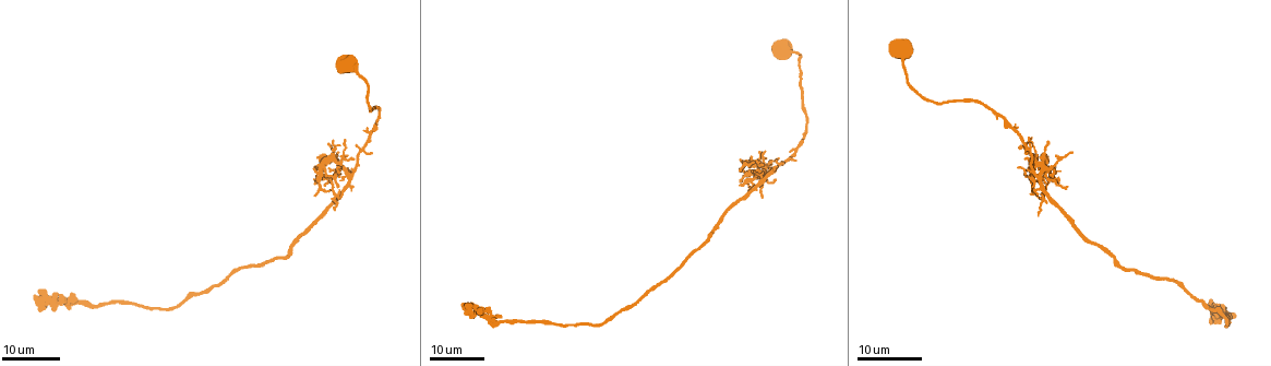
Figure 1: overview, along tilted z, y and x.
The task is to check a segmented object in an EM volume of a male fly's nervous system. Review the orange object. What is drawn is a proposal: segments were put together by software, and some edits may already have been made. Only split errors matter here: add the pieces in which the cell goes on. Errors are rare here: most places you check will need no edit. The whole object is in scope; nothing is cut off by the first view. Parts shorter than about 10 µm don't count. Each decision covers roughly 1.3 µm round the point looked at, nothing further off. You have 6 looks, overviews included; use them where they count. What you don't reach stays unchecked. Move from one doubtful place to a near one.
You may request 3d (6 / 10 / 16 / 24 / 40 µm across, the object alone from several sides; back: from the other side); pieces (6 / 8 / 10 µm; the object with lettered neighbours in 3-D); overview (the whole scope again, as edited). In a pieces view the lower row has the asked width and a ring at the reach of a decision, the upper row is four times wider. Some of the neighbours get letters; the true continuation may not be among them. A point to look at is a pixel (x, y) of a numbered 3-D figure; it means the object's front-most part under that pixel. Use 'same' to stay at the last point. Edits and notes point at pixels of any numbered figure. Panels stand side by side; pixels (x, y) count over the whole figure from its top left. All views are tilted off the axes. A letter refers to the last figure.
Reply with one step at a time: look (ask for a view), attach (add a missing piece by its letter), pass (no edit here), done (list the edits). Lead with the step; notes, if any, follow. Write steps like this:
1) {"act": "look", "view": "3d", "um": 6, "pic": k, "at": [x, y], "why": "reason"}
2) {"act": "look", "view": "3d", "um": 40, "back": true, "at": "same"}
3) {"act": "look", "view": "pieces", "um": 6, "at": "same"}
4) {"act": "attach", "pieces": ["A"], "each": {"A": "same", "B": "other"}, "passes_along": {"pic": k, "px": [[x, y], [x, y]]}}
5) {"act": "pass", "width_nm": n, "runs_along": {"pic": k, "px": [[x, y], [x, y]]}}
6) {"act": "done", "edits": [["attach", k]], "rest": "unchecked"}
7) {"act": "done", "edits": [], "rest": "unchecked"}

{"act": "look", "view": "3d", "um": 24, "pic": 1, "at": [337, 185], "why": "tapers out"}

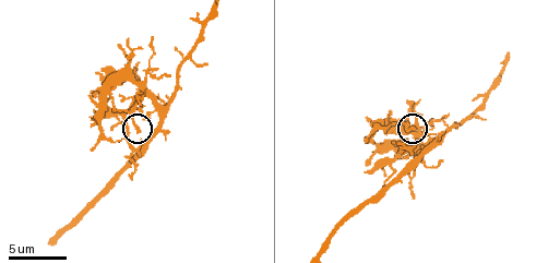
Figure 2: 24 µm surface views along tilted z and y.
{"act": "look", "view": "pieces", "um": 6, "pic": 2, "at": [412, 127]}

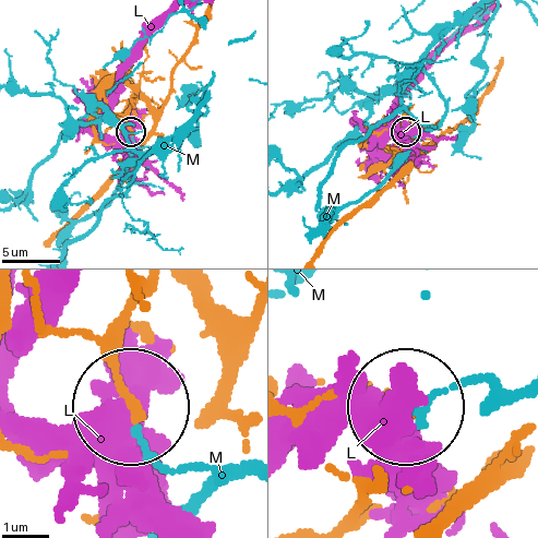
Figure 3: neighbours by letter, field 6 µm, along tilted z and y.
{"act": "pass", "each": {"L": "other", "M": "other"}, "runs_along": {"pic": 3, "px": [[210, 12], [166, 102], [154, 109], [136, 93], [129, 130]]}, "found": "none of them fits"}

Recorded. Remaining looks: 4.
{"act": "look", "view": "pieces", "um": 10, "pic": 2, "at": [367, 173], "why": "branch stops here"}

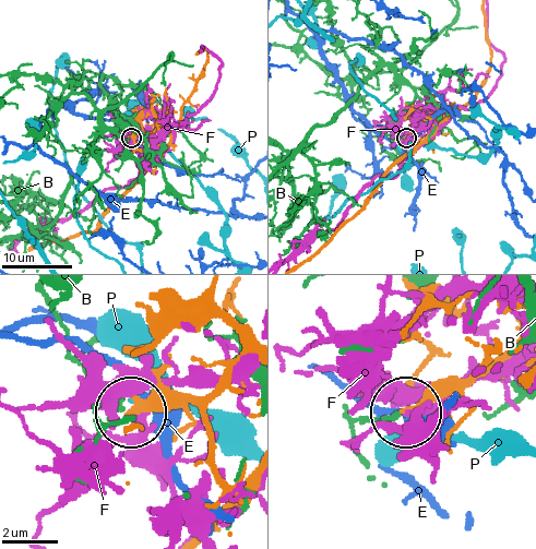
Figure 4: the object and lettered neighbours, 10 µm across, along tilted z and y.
{"act": "pass", "width_nm": 290, "each": {"B": "other", "E": "other", "F": "other", "P": "other"}, "found": "no lettered piece goes on from it"}

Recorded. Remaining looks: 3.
{"act": "look", "view": "3d", "um": 16, "pic": 1, "at": [34, 296], "why": "an open end"}

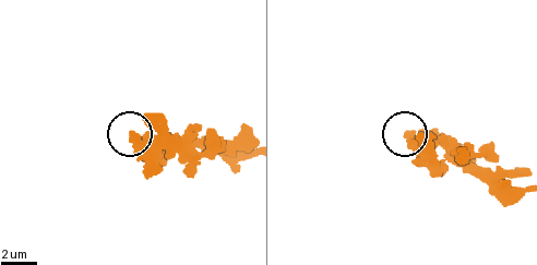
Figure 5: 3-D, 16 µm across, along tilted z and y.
{"act": "look", "view": "pieces", "um": 8, "pic": 5, "at": [133, 134]}

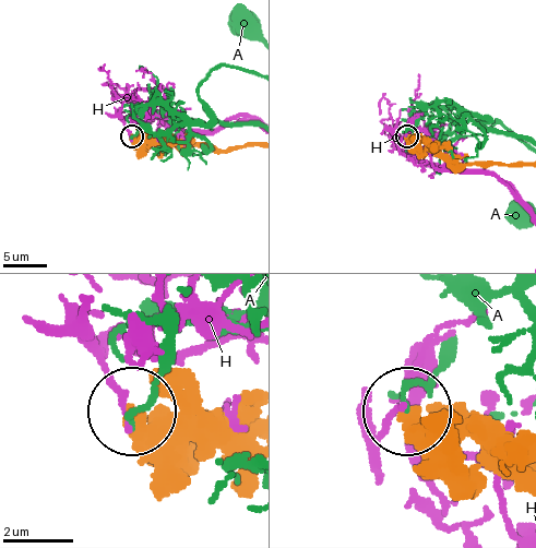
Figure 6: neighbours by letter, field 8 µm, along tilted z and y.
{"act": "pass", "each": {"A": "other", "H": "other"}, "runs_along": {"pic": 6, "px": [[526, 166], [450, 164], [407, 138]]}, "found": "no lettered piece goes on from it"}

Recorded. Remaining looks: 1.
{"act": "done", "edits": [], "rest": "unchecked"}

